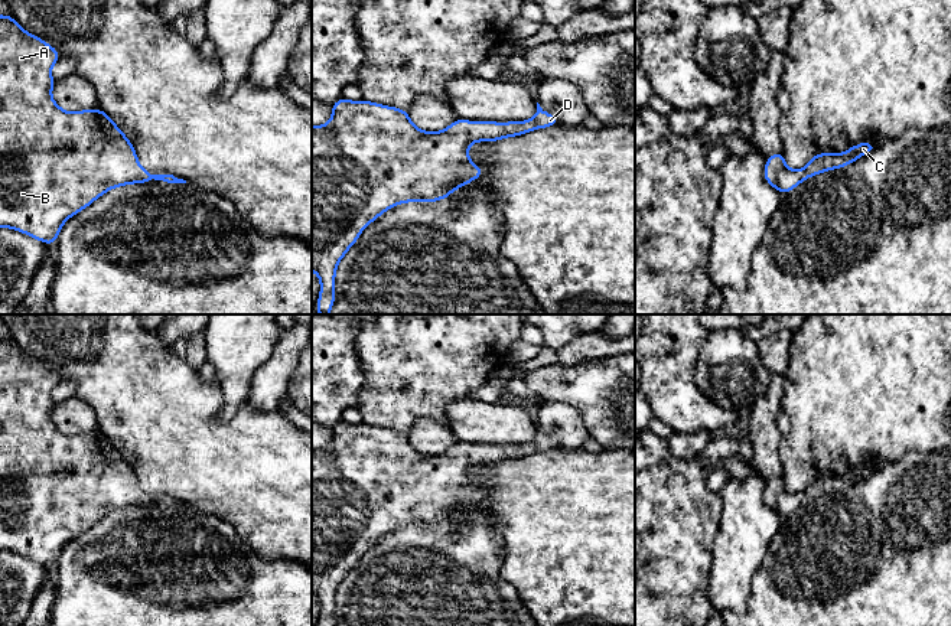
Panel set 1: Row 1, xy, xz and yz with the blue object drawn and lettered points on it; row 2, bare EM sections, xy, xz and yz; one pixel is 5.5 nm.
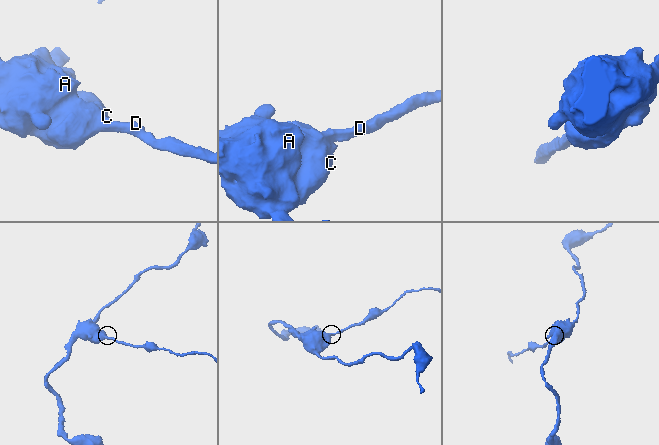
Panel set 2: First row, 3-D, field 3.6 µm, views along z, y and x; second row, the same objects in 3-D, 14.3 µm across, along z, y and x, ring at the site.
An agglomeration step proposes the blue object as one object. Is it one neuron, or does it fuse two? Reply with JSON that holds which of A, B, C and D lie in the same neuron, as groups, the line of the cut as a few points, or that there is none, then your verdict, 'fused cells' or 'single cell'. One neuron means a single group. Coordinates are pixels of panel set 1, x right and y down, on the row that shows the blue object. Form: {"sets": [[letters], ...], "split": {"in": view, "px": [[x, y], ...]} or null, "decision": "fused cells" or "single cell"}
{"sets": [["A", "B", "C", "D"]], "split": null, "decision": "single cell"}

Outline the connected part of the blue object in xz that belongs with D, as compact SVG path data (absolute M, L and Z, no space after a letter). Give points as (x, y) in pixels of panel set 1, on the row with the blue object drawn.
M339 98L332 104L332 118L328 124L312 125L312 271L320 281L320 293L316 303L319 314L329 314L335 304L336 267L358 241L361 232L395 205L407 202L436 202L446 199L456 189L476 180L483 169L469 159L469 146L475 141L498 141L517 137L538 128L560 125L560 121L545 113L537 102L537 111L527 121L469 121L457 118L444 130L429 133L417 128L406 110L375 104L367 100L349 101Z

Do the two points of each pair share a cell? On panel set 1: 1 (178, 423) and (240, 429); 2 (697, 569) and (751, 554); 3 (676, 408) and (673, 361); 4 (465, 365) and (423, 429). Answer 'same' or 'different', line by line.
1: same
2: different
3: same
4: different

